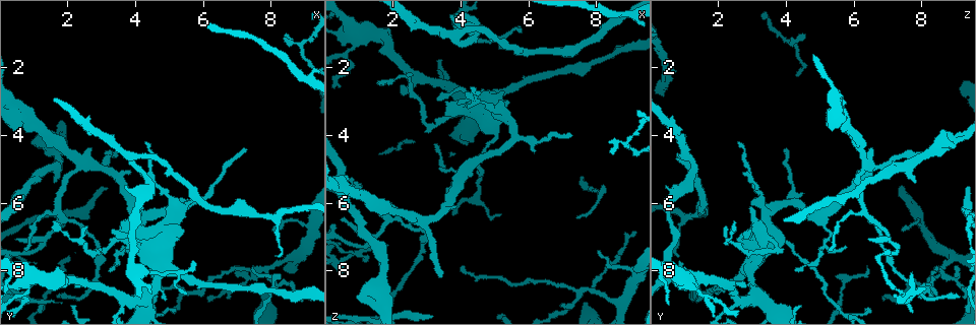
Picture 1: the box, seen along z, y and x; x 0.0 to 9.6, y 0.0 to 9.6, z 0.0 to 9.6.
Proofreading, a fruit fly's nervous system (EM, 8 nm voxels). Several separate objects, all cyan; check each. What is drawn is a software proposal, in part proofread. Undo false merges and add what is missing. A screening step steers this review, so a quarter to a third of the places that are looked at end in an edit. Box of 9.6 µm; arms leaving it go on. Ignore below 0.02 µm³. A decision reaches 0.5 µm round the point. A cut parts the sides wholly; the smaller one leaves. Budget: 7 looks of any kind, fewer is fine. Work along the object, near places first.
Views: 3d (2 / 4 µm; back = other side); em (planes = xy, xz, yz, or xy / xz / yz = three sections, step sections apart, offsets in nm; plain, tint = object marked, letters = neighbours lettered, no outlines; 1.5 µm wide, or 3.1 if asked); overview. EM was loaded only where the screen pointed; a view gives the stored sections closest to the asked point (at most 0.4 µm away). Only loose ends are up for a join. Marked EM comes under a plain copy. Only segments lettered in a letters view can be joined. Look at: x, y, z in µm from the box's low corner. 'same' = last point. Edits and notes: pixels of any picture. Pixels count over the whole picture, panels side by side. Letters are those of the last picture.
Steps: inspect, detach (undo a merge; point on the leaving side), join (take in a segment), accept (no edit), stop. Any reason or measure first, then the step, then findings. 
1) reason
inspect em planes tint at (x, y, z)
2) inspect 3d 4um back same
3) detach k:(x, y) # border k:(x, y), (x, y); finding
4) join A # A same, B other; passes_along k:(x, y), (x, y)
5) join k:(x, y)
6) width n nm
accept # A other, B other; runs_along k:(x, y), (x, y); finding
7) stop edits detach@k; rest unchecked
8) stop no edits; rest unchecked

side arm on a straight run
inspect em yz step 4 tint at (3.85, 4.70, 1.15)

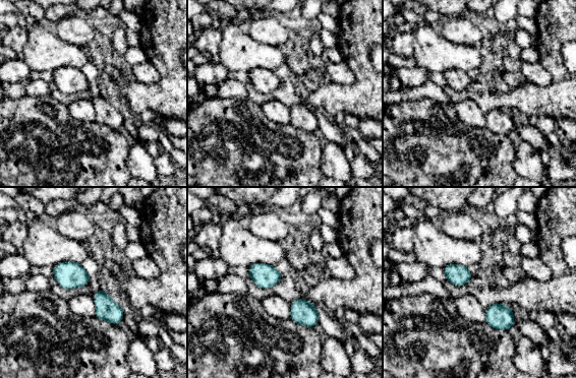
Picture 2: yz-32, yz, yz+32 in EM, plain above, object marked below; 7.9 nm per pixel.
another direction
inspect em planes letters same

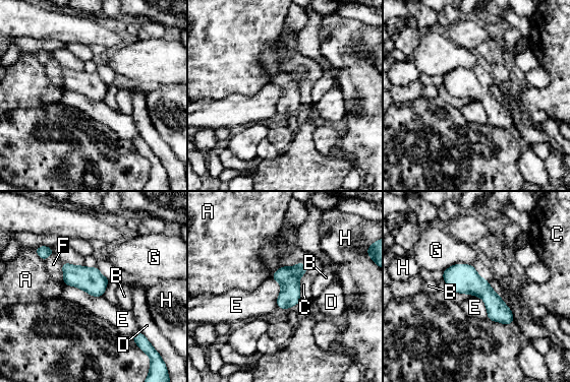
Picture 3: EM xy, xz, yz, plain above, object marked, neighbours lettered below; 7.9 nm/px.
width 170 nm
accept # A other, B other, C other, D other, E other, F other, G other, H other; runs_along 3:(445, 273), (475, 284), (508, 321); all the same neuron

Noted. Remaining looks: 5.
sudden change in width
inspect em yz step 4 tint at (5.25, 6.30, 3.35)

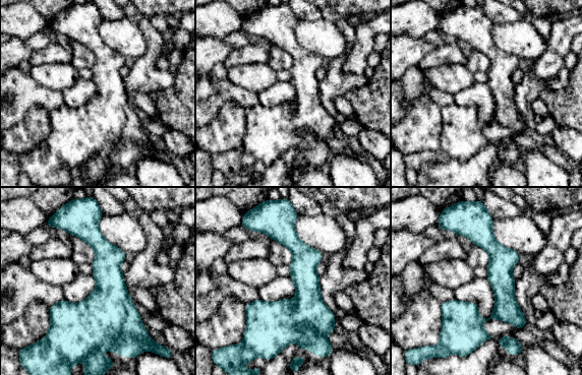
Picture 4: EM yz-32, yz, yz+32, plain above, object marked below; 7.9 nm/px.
what lies round it
inspect em yz step 4 letters same

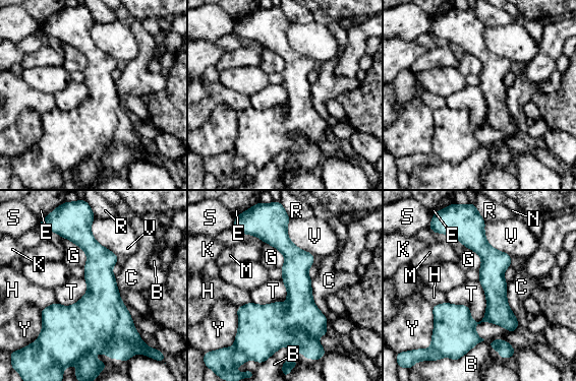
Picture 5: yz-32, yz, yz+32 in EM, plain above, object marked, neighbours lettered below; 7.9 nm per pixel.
accept # B other, C other, E other, G other, H other, K other, M other, N other, R other, S other, T other, V other, Y other; runs_along 5:(448, 211), (493, 259), (509, 315); one neuron here

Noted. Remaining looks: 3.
branch stops here
inspect 3d 4um at (2.20, 8.50, 2.80)

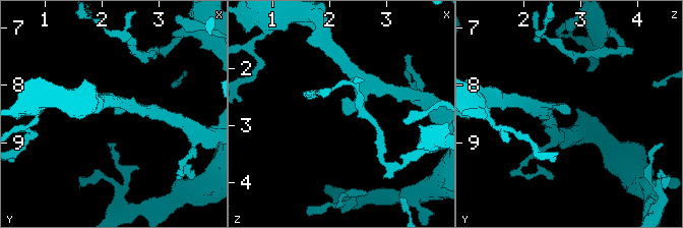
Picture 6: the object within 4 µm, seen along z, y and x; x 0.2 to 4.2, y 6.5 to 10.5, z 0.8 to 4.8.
shape alone is not enough
inspect em planes letters at (2.20, 8.45, 2.75)

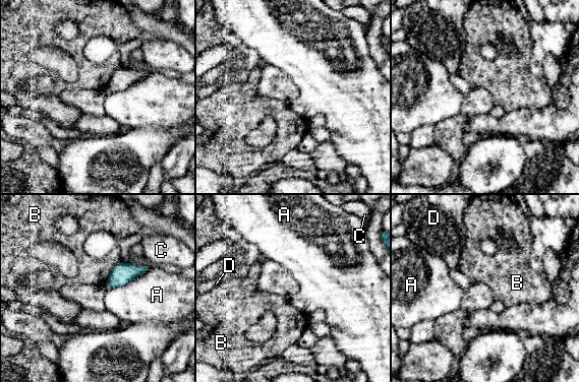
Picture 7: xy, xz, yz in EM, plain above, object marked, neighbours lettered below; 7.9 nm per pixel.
longest_contact A 380 nm
accept # A other, B other, C other, D other; border 7:(120, 261), (109, 272); no lettered segment goes on from it

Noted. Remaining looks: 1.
stop no edits; rest unchecked

